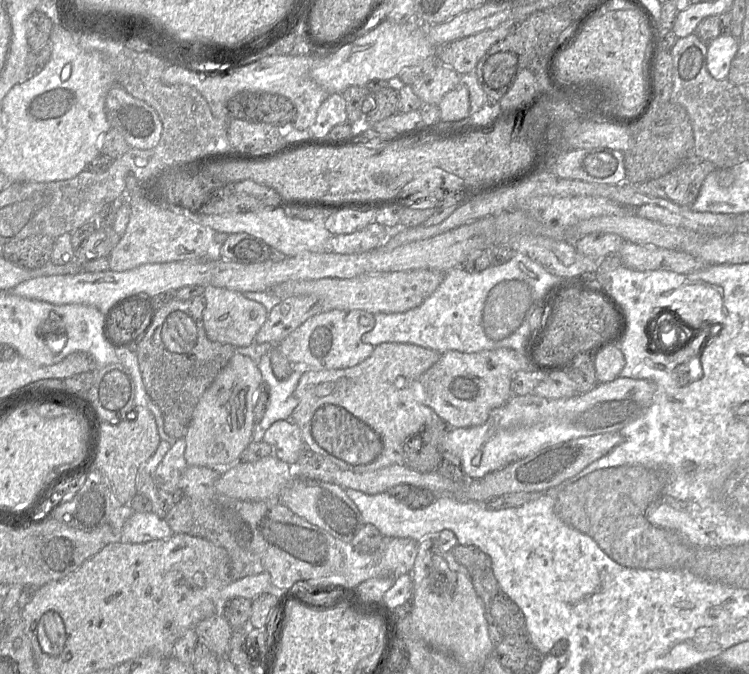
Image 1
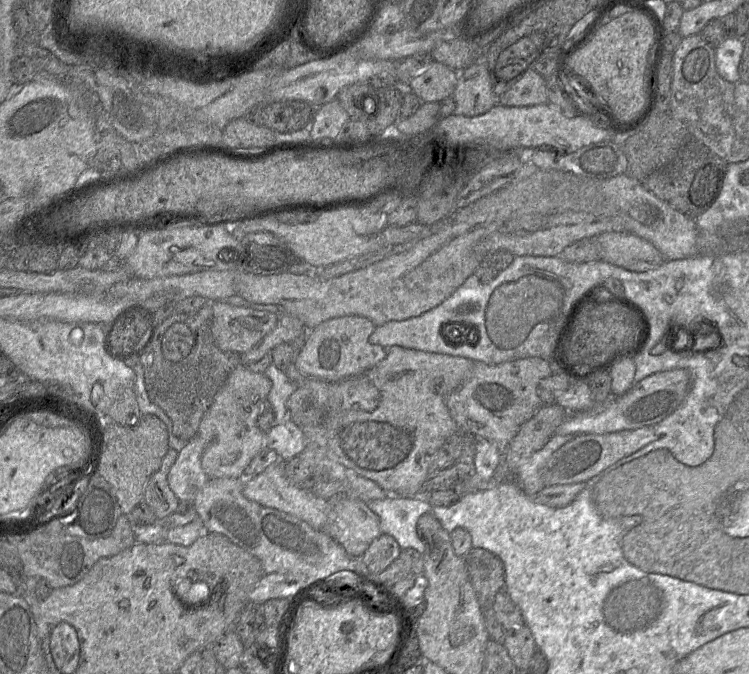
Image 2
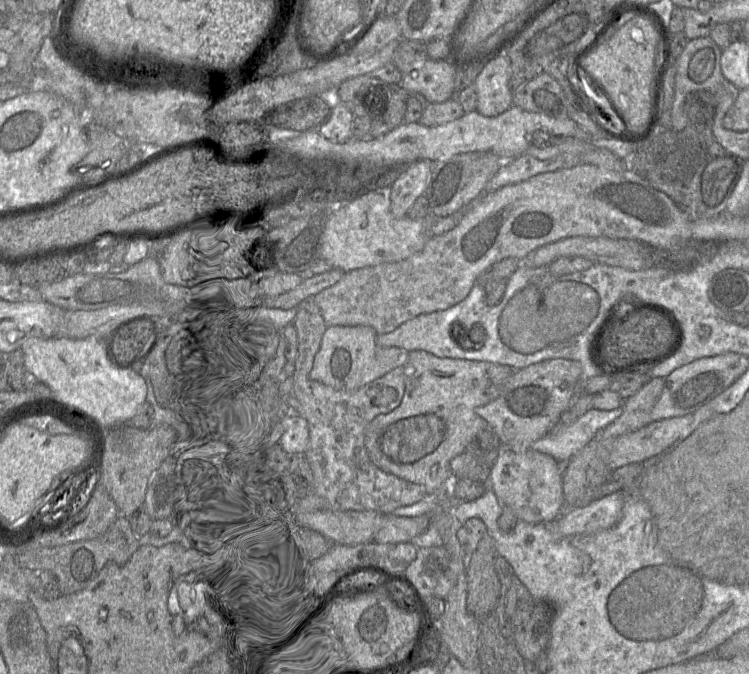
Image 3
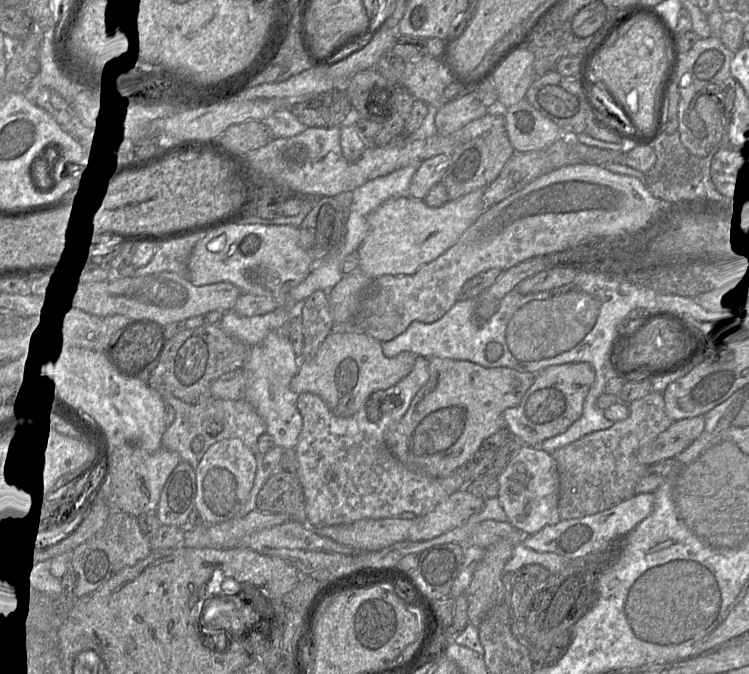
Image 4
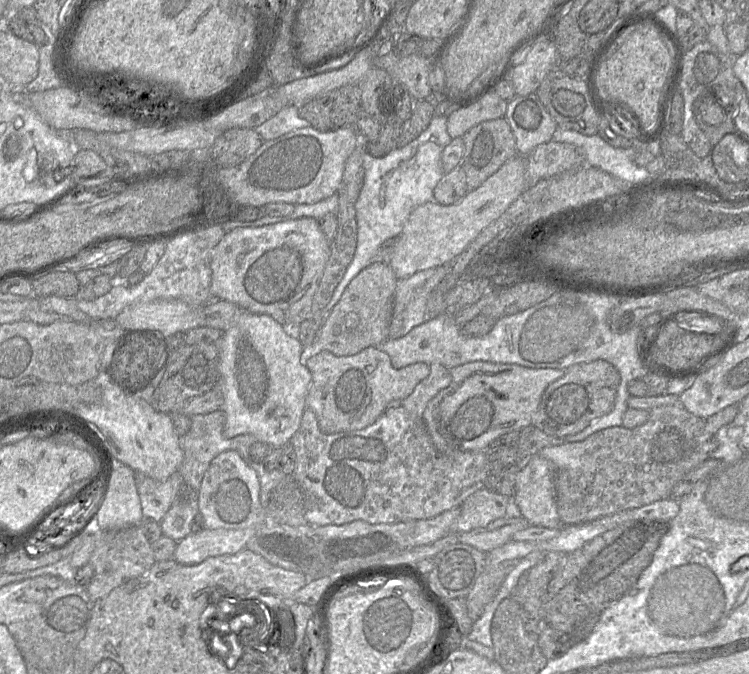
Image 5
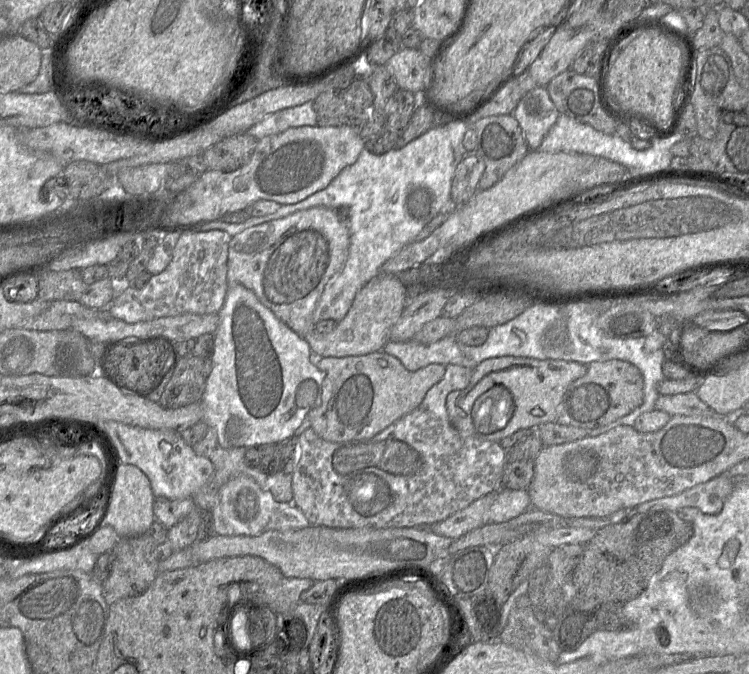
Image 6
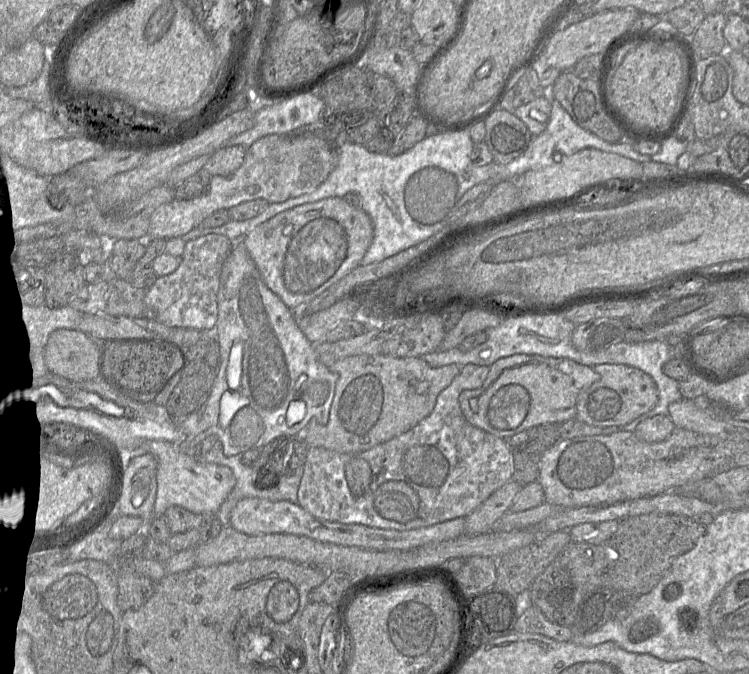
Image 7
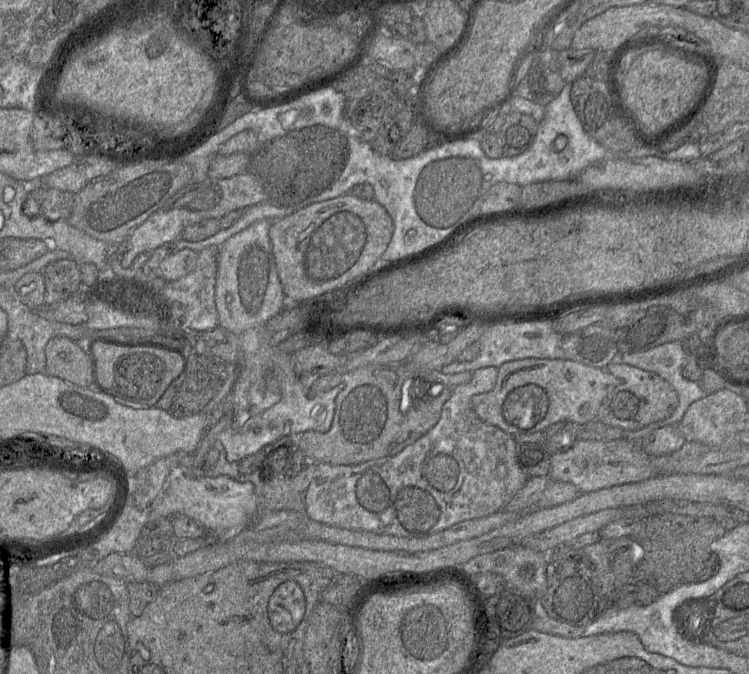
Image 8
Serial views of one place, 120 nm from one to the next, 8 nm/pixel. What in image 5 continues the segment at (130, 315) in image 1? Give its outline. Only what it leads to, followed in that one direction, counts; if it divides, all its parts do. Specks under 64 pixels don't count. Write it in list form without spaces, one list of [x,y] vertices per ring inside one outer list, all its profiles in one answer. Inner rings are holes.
[[[136,332],[129,335],[112,358],[112,371],[118,386],[127,393],[136,393],[159,384],[165,372],[167,354],[165,337],[161,333]]]

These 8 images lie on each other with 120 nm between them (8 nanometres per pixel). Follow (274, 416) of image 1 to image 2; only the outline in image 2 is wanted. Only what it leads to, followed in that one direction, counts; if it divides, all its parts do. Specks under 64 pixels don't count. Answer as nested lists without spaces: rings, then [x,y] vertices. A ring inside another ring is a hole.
[[[272,363],[264,373],[272,382],[272,388],[267,398],[275,415],[275,425],[291,419],[287,408],[287,400],[297,386],[288,375]]]

